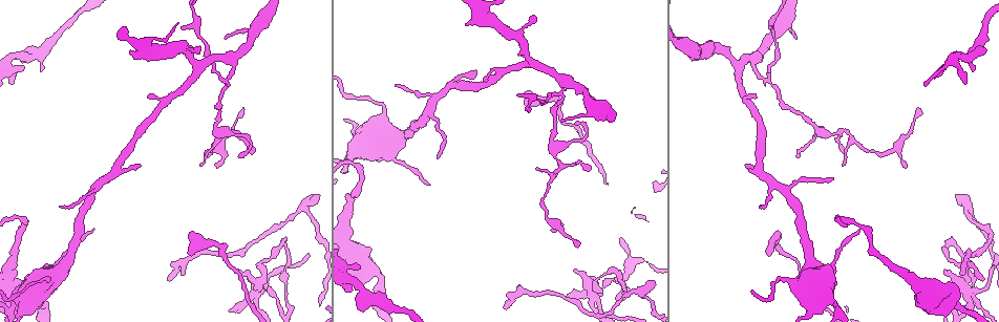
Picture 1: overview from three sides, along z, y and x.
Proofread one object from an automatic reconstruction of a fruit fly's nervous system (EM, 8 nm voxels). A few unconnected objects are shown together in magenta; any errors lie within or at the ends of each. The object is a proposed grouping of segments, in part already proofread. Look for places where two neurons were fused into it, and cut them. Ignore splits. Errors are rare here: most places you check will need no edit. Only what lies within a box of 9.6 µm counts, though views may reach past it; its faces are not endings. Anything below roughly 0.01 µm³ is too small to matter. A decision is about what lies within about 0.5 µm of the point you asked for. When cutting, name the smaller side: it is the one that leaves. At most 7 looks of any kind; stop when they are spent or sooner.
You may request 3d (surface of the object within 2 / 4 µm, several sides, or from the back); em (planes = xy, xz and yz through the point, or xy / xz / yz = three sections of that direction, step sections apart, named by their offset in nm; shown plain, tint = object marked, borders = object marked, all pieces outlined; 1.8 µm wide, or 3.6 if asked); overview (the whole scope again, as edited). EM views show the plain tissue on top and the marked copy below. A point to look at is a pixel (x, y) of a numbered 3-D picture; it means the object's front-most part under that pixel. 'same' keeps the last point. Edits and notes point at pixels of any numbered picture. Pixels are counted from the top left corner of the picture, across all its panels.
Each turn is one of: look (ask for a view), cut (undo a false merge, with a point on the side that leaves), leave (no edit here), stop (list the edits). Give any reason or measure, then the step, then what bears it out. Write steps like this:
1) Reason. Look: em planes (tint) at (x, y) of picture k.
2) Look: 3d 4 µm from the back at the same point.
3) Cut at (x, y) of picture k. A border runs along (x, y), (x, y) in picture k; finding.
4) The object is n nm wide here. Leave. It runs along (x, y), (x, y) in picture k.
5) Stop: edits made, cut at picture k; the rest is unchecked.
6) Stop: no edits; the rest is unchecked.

Branch point. Look: em planes (tint) at (641, 292) of picture 1.

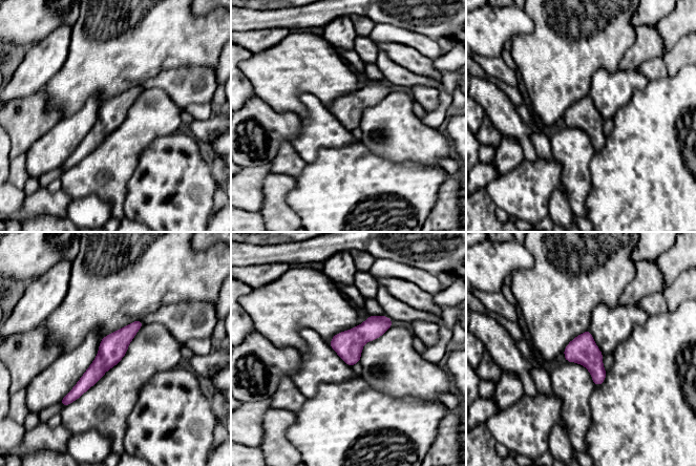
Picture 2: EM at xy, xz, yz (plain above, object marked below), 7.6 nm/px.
Leave. It runs along (138, 322), (72, 397) in picture 2; all the same neuron.

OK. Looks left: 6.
Narrows sharply. Look: em yz step 16 (tint) at (257, 290) of picture 1.

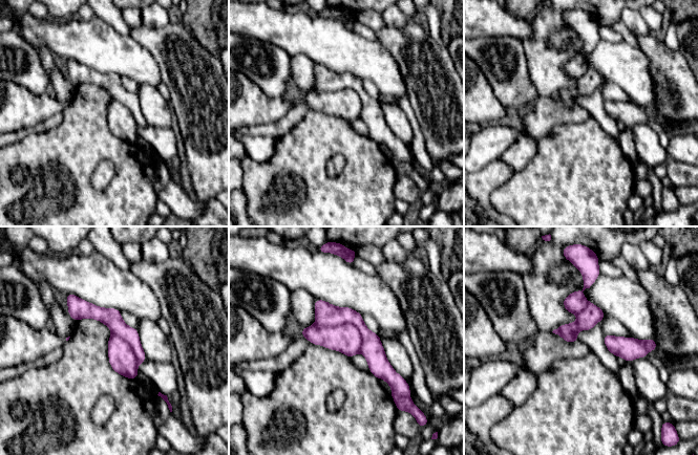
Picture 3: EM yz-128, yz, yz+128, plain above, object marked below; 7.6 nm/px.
Cut it another way. Look: em xz step 4 (tint) at the same point.

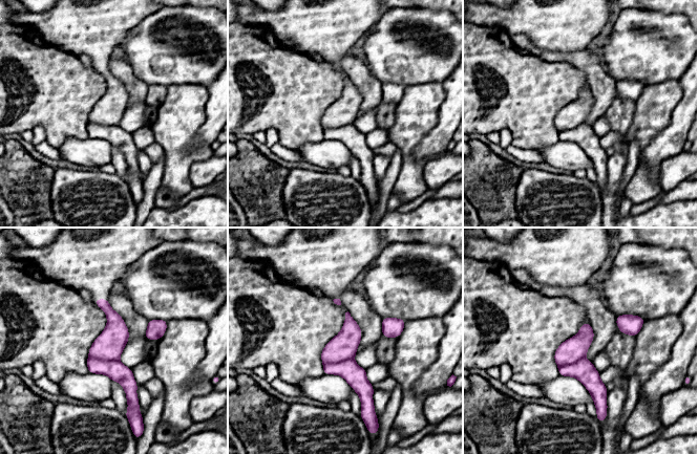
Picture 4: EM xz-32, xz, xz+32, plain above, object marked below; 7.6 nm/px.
Cut at (109, 345) of picture 4. A border runs along (88, 357), (118, 360) in picture 4; two neurons meet here.

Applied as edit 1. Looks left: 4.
Stop: edits made, cut at picture 4; the rest is unchecked.

